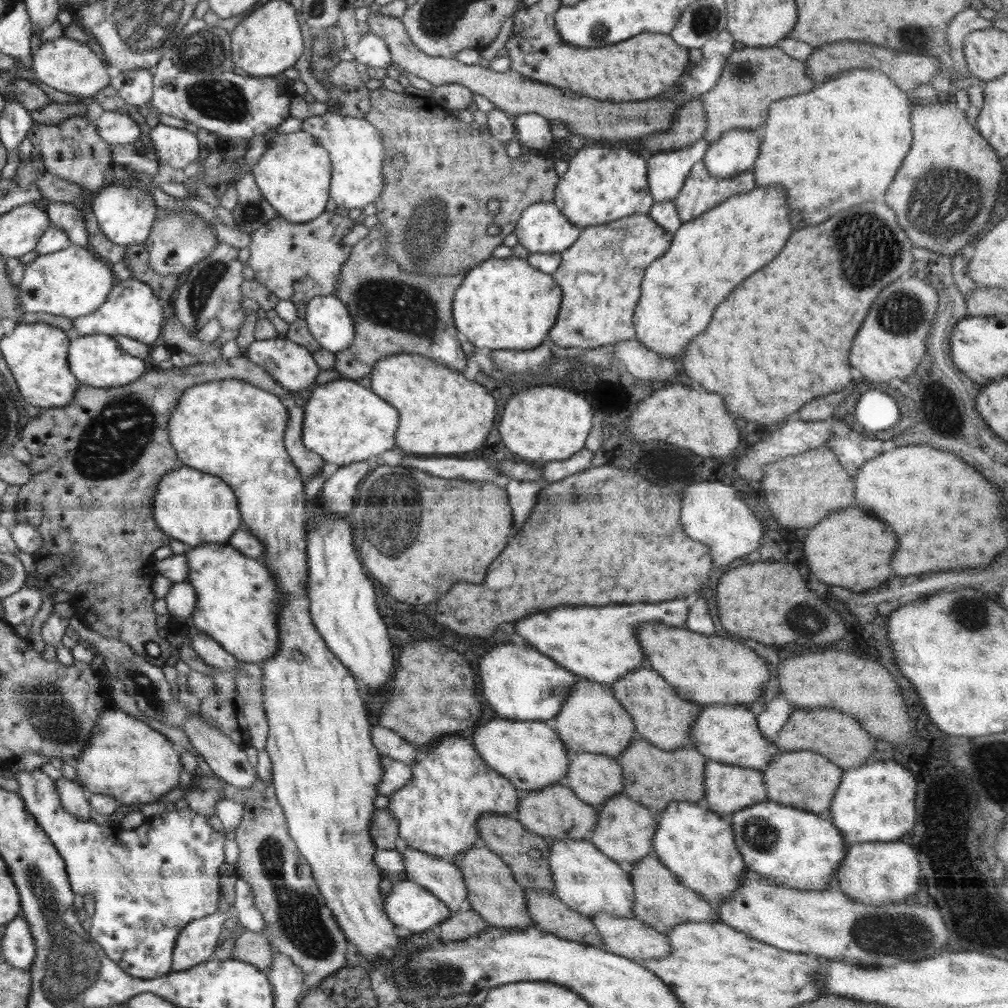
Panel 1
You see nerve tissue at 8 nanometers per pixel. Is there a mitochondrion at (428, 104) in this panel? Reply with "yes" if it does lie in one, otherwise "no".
no

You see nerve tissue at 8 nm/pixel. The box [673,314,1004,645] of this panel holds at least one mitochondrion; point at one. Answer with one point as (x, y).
(969, 613)

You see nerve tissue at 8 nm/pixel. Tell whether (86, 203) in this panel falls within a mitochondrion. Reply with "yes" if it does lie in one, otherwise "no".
no

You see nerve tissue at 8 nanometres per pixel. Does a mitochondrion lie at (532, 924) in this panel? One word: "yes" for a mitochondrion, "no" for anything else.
no

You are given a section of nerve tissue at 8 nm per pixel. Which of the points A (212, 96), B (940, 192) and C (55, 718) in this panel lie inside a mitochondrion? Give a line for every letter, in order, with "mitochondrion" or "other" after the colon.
A: mitochondrion
B: mitochondrion
C: mitochondrion

